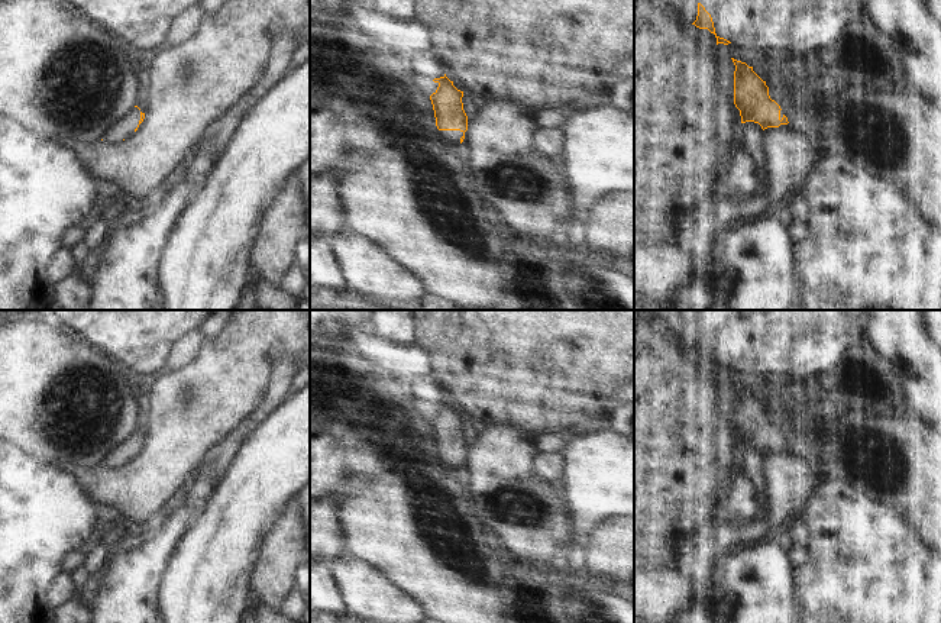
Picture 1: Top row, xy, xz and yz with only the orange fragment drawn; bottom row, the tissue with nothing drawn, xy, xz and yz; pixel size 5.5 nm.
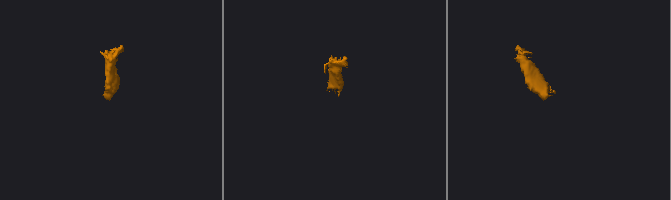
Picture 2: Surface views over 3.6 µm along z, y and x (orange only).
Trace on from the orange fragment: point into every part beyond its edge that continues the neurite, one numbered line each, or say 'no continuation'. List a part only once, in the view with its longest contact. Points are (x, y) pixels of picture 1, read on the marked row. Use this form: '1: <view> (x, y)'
1: xz (449, 136)
2: yz (686, 9)

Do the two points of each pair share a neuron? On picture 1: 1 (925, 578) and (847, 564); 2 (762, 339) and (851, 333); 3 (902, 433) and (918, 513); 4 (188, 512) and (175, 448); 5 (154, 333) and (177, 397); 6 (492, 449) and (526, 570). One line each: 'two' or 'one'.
1: one
2: one
3: one
4: two
5: two
6: one

